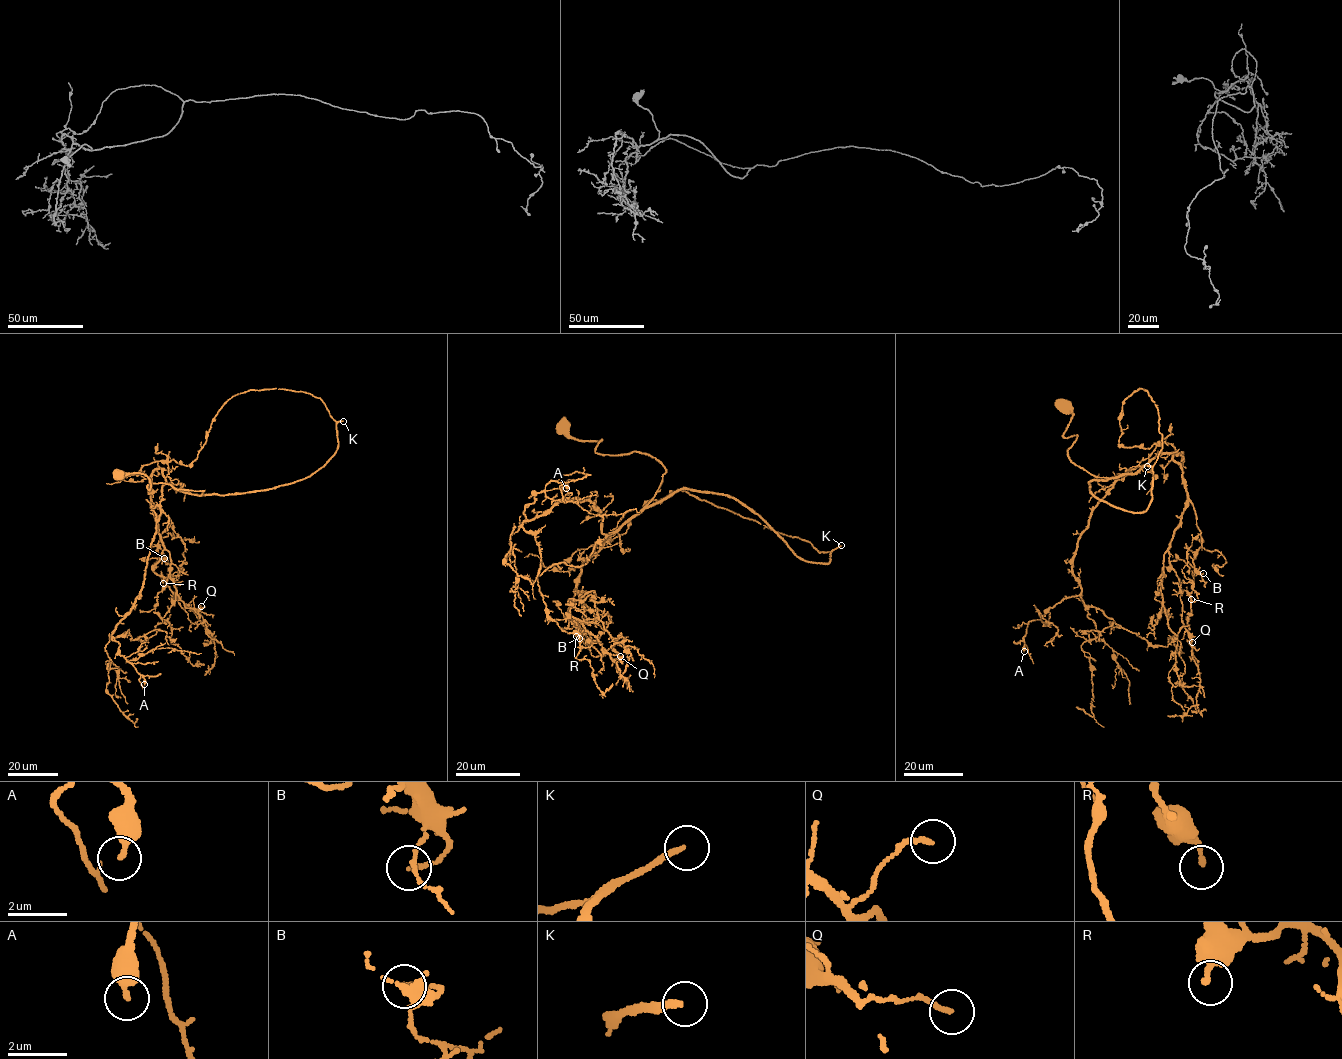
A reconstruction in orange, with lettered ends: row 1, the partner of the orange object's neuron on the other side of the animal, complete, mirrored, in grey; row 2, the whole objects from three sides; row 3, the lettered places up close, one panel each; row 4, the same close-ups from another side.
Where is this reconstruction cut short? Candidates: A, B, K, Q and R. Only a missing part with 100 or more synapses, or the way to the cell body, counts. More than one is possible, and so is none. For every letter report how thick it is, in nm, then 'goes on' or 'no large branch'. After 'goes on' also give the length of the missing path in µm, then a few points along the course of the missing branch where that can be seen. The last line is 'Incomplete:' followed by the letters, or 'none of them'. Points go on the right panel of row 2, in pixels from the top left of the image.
A: 280 nm | no large branch
B: 150 nm | no large branch
K: 180 nm | goes on | 350 µm
Q: 160 nm | no large branch
R: 170 nm | no large branch
Incomplete: K

